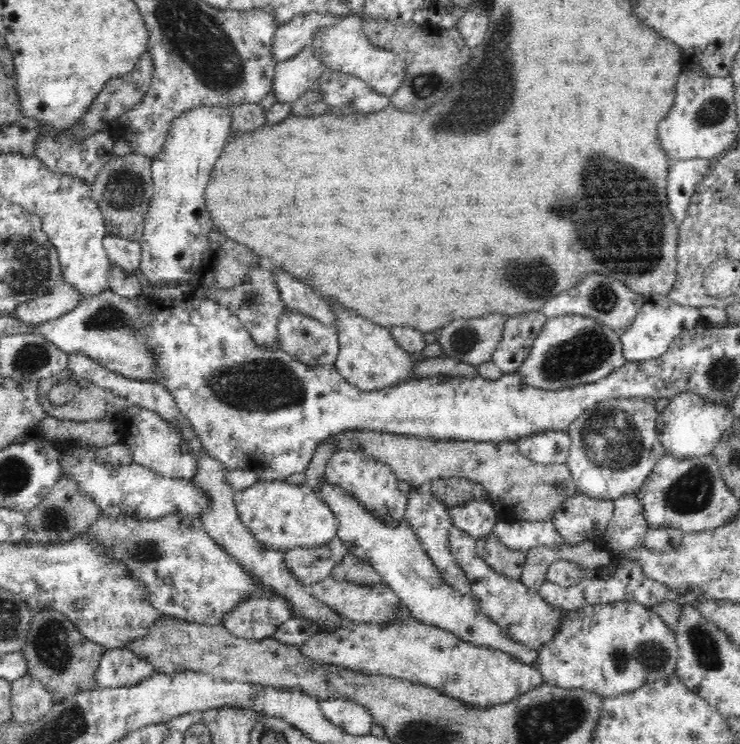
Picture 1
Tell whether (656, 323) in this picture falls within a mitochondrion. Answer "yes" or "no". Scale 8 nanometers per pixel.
no

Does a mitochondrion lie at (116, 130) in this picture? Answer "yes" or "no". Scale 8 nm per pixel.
no

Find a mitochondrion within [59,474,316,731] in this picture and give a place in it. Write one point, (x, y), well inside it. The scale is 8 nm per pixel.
(144, 552)

